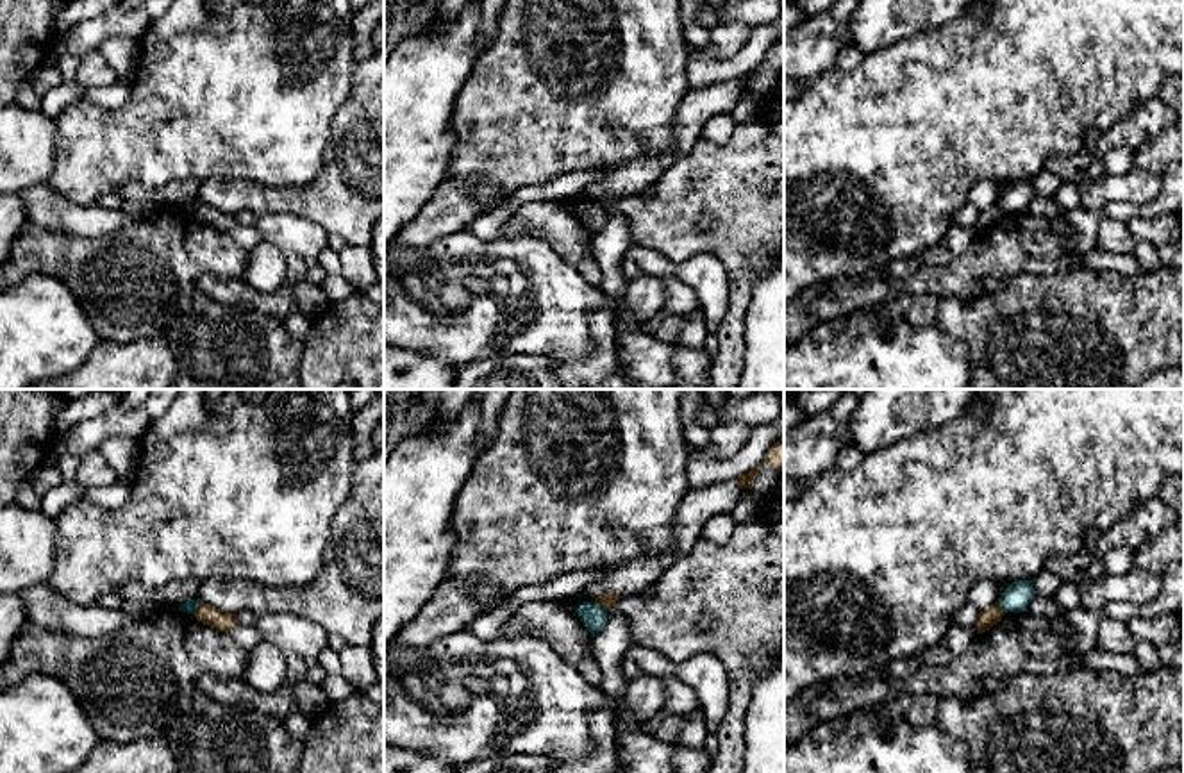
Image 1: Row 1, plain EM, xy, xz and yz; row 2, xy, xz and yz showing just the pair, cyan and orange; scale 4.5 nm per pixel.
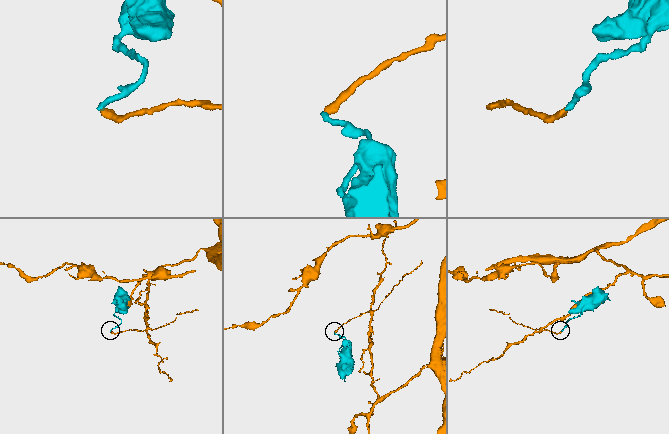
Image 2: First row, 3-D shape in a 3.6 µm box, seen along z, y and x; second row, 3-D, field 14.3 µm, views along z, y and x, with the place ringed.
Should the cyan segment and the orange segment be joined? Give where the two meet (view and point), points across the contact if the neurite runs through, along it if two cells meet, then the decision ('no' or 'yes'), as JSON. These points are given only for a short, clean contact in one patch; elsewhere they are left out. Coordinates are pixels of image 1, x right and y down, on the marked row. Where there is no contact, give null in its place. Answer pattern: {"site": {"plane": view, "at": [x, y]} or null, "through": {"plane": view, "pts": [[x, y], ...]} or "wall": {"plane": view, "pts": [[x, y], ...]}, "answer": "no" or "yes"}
{"site": {"plane": "xz", "at": [599, 606]}, "wall": {"plane": "xz", "pts": [[593, 602], [606, 611]]}, "answer": "no"}

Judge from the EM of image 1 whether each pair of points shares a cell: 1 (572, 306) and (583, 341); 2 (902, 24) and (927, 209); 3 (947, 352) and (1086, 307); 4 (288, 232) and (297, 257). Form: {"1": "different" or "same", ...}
{"1": "same", "2": "different", "3": "different", "4": "same"}

